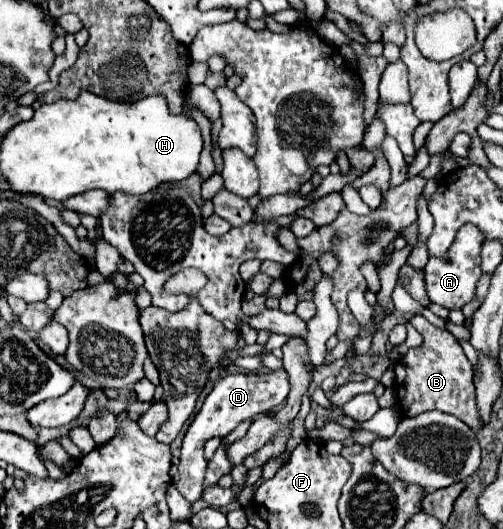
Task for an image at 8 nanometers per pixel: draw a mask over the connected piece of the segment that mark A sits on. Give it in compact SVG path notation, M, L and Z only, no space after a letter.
M466 224L464 228L460 228L460 232L458 232L458 236L448 252L450 254L448 262L440 260L440 258L428 260L424 272L426 272L426 290L428 290L430 302L446 306L448 310L456 310L474 298L476 282L482 276L482 272L480 272L480 248L482 248L480 232L476 232L476 228L472 228L472 224Z

